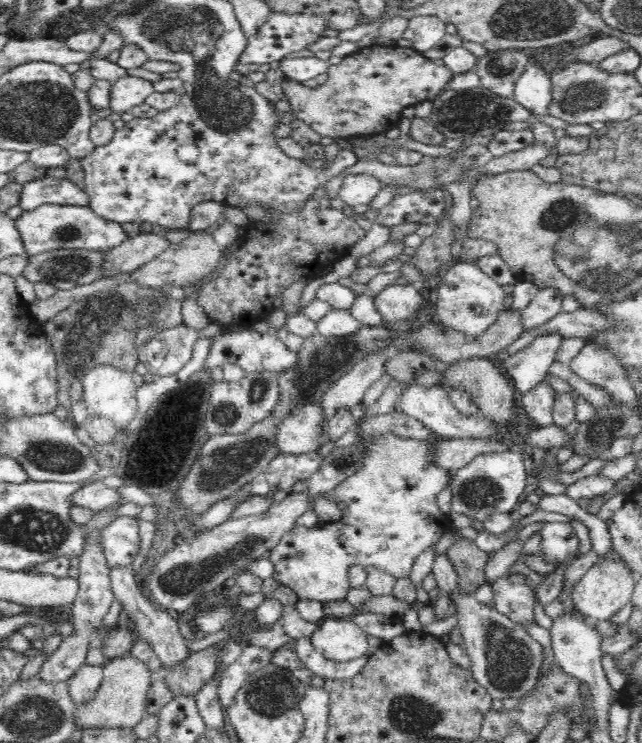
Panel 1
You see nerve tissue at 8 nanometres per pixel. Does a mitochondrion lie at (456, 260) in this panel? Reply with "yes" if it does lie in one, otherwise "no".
no

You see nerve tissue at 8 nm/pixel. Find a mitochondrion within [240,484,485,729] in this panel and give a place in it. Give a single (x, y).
(272, 696)

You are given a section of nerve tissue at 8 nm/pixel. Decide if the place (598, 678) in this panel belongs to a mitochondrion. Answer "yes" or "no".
no

